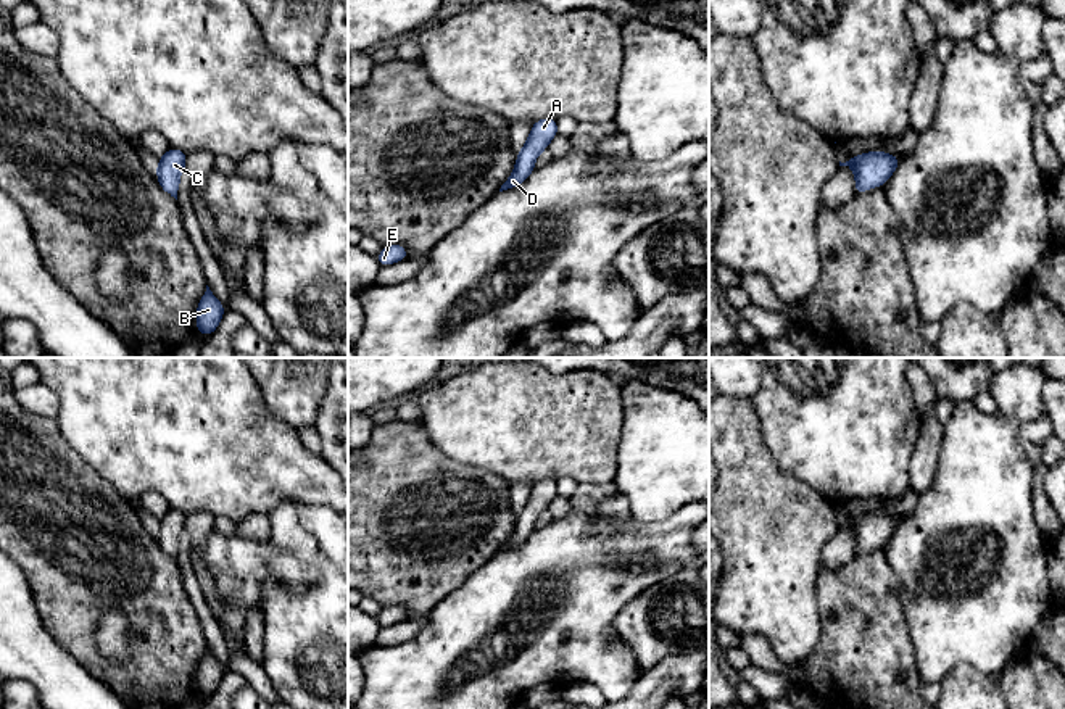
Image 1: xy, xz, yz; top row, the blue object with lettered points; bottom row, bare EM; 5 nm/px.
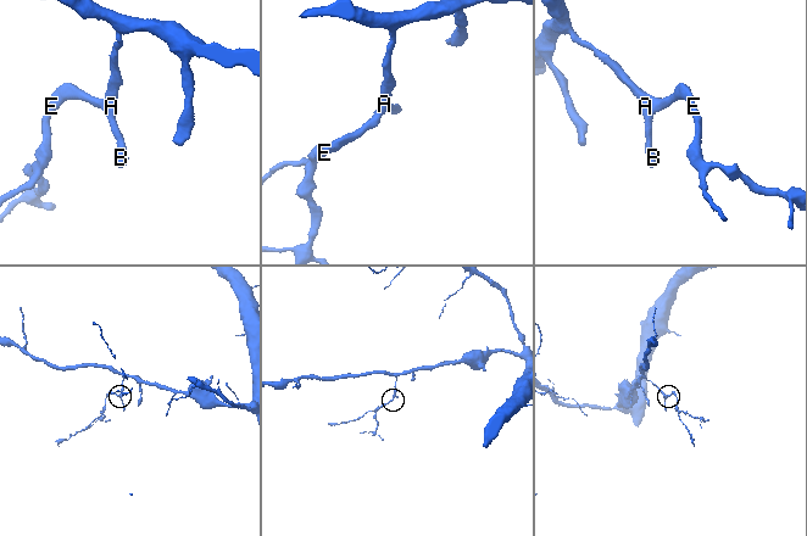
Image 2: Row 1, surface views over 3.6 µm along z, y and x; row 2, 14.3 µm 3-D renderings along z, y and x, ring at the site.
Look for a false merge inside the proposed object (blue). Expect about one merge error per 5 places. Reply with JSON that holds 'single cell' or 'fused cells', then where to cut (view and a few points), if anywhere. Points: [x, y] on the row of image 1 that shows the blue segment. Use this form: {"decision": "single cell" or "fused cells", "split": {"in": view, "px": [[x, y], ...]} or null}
{"decision": "single cell", "split": null}

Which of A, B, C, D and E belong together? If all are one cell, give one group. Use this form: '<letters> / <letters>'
A B C D E

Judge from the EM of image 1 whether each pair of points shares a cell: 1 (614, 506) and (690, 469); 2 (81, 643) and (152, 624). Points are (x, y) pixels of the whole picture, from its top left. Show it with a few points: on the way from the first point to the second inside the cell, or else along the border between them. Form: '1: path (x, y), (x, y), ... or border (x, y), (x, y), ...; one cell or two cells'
1: border (619, 492), (627, 500), (632, 518); two cells
2: path (84, 621), (105, 600), (129, 601); one cell

